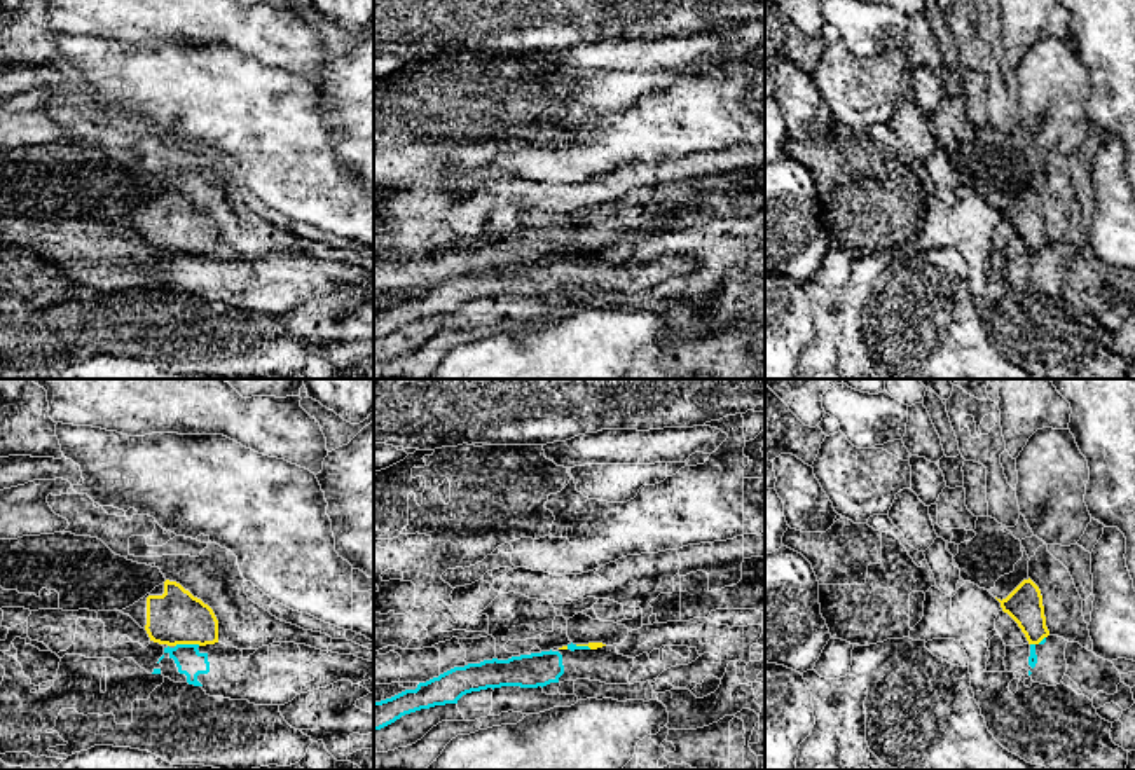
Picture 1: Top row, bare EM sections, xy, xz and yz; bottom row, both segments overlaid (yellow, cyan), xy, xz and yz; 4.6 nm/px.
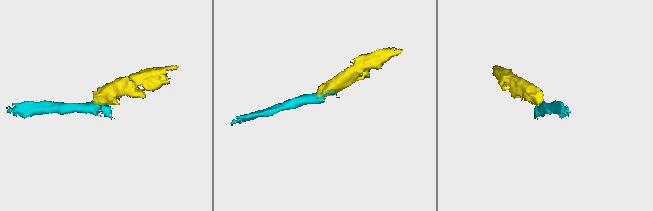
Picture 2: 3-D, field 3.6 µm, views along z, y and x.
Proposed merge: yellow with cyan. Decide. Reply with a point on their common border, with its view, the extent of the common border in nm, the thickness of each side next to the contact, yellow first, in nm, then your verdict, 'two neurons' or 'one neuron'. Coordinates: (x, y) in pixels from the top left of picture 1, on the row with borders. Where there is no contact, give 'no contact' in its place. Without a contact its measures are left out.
xy (187, 643) | 120 nm | 240/120 nm | two neurons

